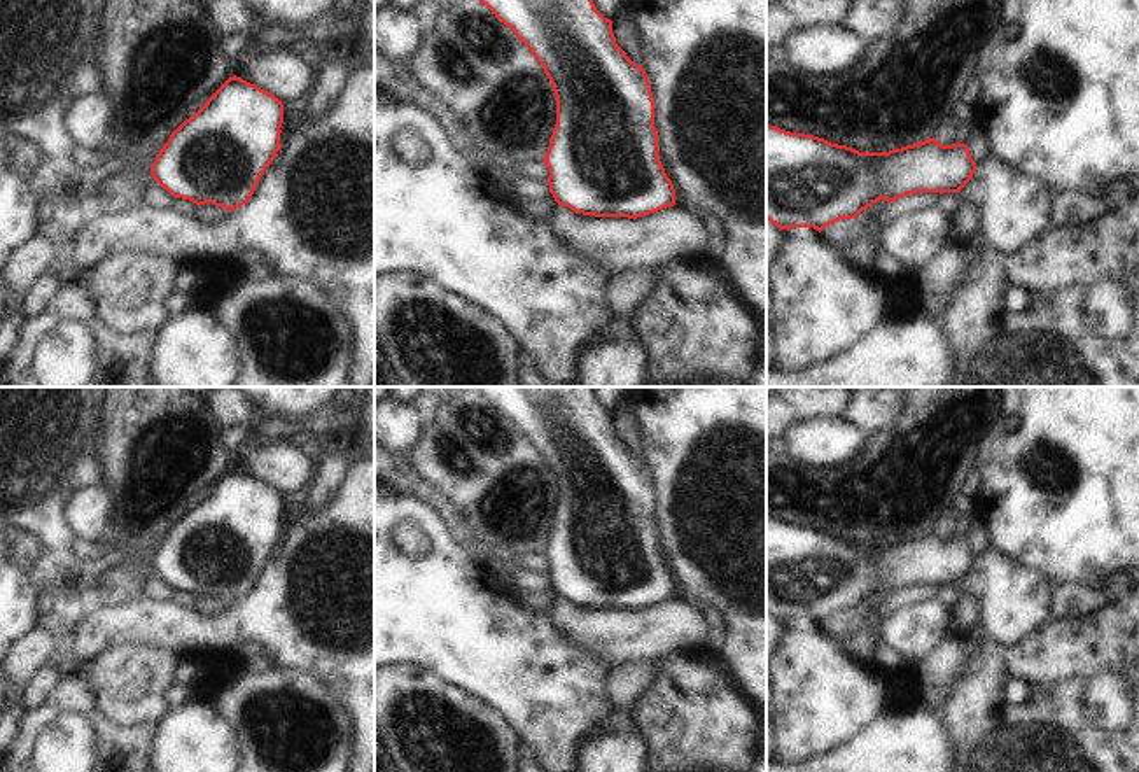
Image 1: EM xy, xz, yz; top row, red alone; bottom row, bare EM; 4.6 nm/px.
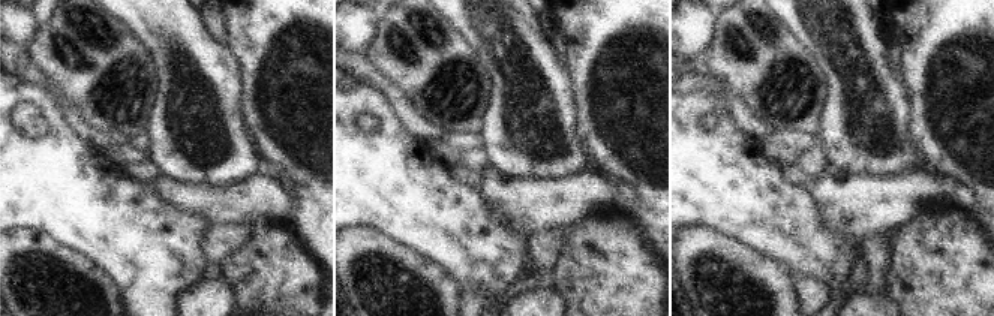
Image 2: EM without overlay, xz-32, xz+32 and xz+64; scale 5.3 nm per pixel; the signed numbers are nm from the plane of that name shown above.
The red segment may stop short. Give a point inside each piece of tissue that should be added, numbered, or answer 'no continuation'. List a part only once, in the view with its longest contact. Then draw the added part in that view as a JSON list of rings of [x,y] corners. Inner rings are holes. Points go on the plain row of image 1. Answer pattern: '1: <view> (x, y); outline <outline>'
no continuation

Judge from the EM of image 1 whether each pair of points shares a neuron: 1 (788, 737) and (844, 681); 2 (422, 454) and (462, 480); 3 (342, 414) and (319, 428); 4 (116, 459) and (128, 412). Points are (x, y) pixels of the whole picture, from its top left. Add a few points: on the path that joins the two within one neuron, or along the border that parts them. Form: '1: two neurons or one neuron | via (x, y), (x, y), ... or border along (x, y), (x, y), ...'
1: one neuron | via (802, 723), (830, 695)
2: one neuron | via (433, 457), (440, 457), (452, 470)
3: one neuron | via (336, 419), (324, 428)
4: one neuron | via (126, 447), (128, 424)

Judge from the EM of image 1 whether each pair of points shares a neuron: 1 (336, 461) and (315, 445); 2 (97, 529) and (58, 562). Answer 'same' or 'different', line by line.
1: different
2: different

